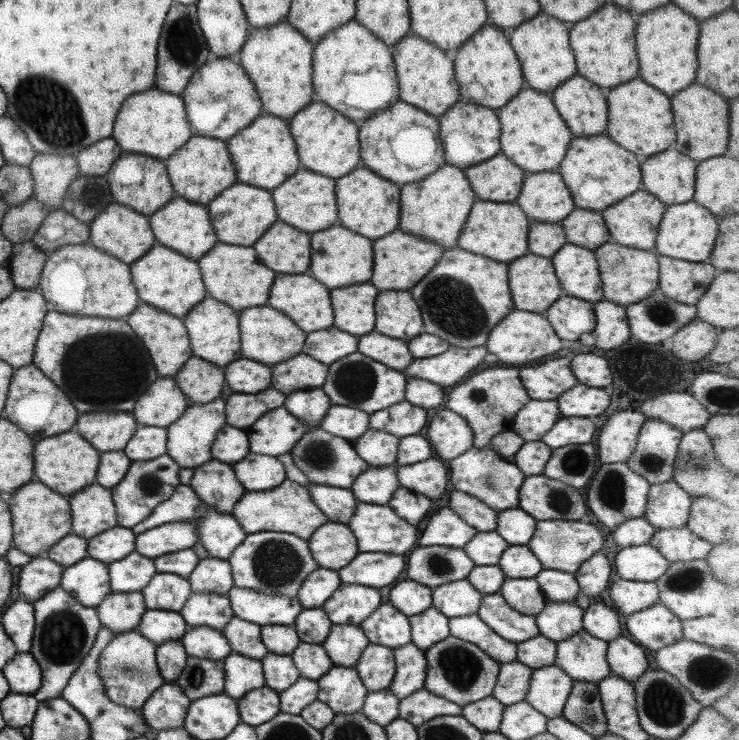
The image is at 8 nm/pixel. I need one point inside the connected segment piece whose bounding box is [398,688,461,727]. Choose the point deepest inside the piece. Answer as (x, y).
(422, 705)

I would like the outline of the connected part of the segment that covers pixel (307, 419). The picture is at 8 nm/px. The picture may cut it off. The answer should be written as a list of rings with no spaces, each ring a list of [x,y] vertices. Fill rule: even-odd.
[[[319,388],[305,389],[287,393],[283,408],[297,420],[307,425],[307,431],[319,427],[321,419],[330,408],[328,396]]]

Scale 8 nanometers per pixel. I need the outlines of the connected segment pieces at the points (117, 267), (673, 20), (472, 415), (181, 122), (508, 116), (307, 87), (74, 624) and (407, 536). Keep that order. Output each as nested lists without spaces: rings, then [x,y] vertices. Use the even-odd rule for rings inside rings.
[[[89,243],[65,245],[50,252],[37,289],[48,311],[101,318],[127,316],[141,302],[130,276],[129,265]]]
[[[665,4],[639,18],[635,28],[635,52],[639,58],[639,76],[653,88],[673,96],[673,92],[689,86],[695,78],[695,48],[699,24],[689,18],[681,8]]]
[[[487,368],[483,372],[473,372],[457,386],[453,386],[445,400],[446,410],[461,416],[472,430],[472,446],[478,449],[489,447],[491,437],[511,430],[515,414],[529,400],[525,387],[515,368]]]
[[[145,90],[123,100],[113,126],[113,140],[122,151],[147,154],[164,161],[191,137],[183,99],[162,90]]]
[[[521,89],[521,92],[505,104],[505,108],[497,110],[497,118],[501,124],[501,152],[527,172],[543,172],[555,170],[565,156],[567,144],[571,140],[569,130],[553,108],[551,100],[535,90]]]
[[[285,21],[250,29],[239,56],[243,70],[259,92],[265,112],[273,112],[279,118],[291,118],[315,99],[311,80],[313,47],[314,44]]]
[[[60,586],[45,593],[43,597],[32,602],[31,606],[34,610],[35,626],[30,653],[41,668],[41,686],[32,695],[41,703],[61,696],[69,677],[93,646],[97,631],[102,626],[96,607],[85,607],[77,603]]]
[[[357,501],[355,511],[346,524],[356,539],[358,552],[381,552],[403,555],[417,540],[417,530],[413,525],[398,517],[387,505],[367,504]]]

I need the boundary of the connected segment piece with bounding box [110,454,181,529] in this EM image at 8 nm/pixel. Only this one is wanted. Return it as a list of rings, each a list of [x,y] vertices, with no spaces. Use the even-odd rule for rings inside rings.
[[[166,454],[151,460],[131,461],[123,479],[110,489],[117,526],[130,529],[149,516],[157,504],[167,500],[173,489],[180,484],[178,479],[180,469],[180,466],[177,466]]]

